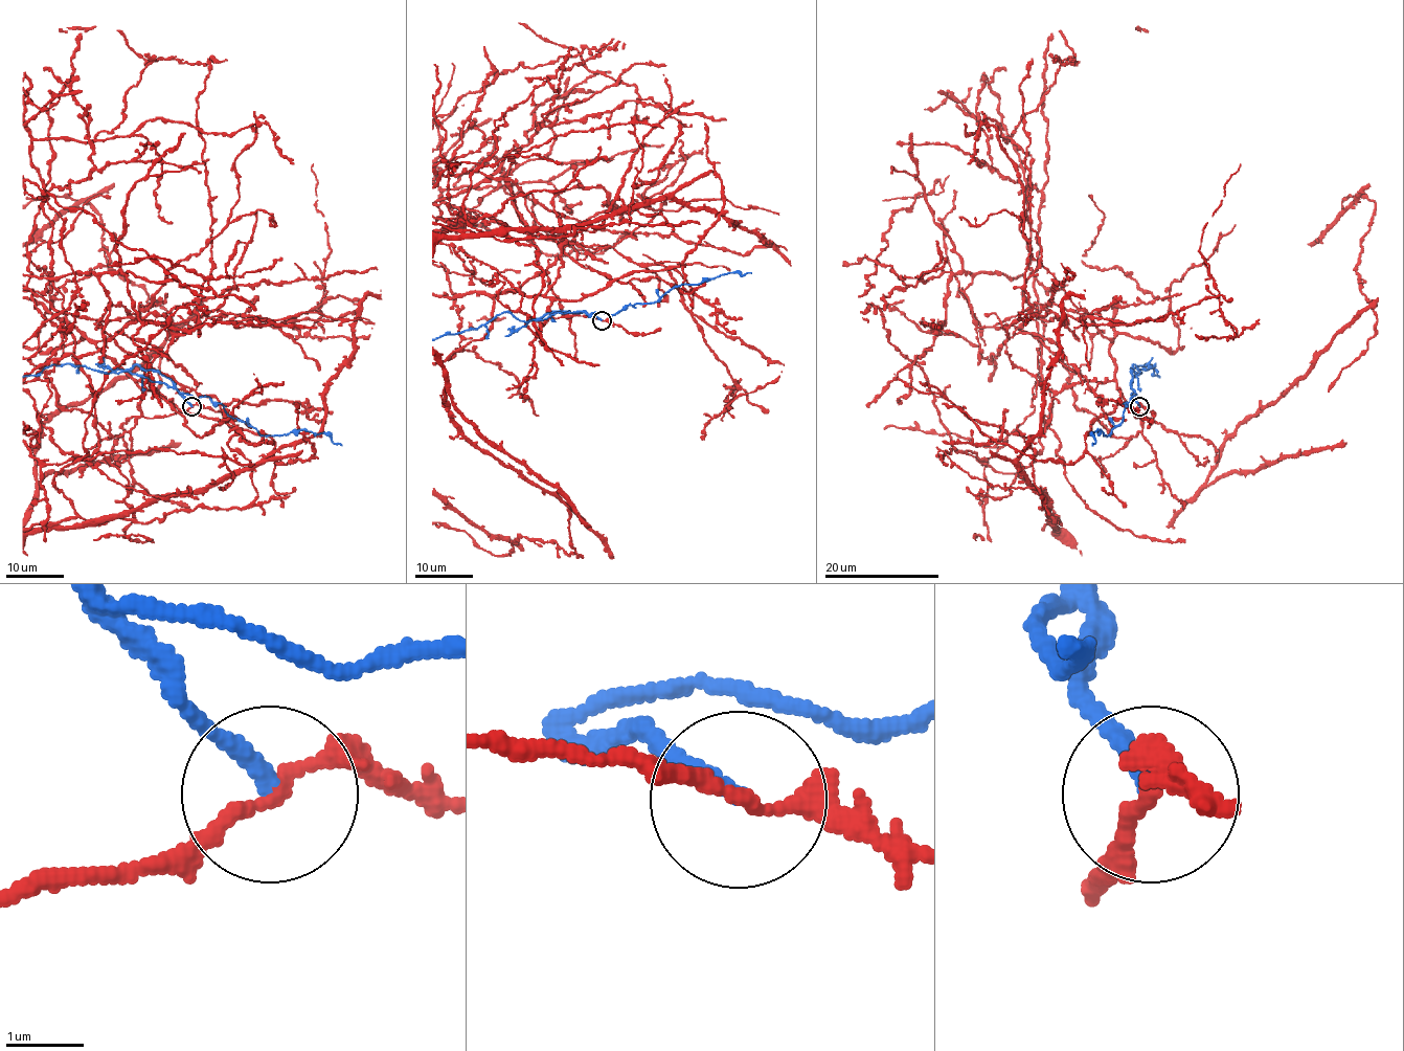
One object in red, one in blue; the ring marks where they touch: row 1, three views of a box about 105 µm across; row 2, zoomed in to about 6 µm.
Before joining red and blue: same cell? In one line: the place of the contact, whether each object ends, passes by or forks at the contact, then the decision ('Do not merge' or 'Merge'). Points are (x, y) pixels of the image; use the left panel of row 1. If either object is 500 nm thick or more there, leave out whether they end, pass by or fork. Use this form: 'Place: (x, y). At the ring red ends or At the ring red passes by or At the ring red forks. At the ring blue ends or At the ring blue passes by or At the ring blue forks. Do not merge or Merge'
Place: (191, 406). At the ring red passes by. At the ring blue ends. Do not merge

